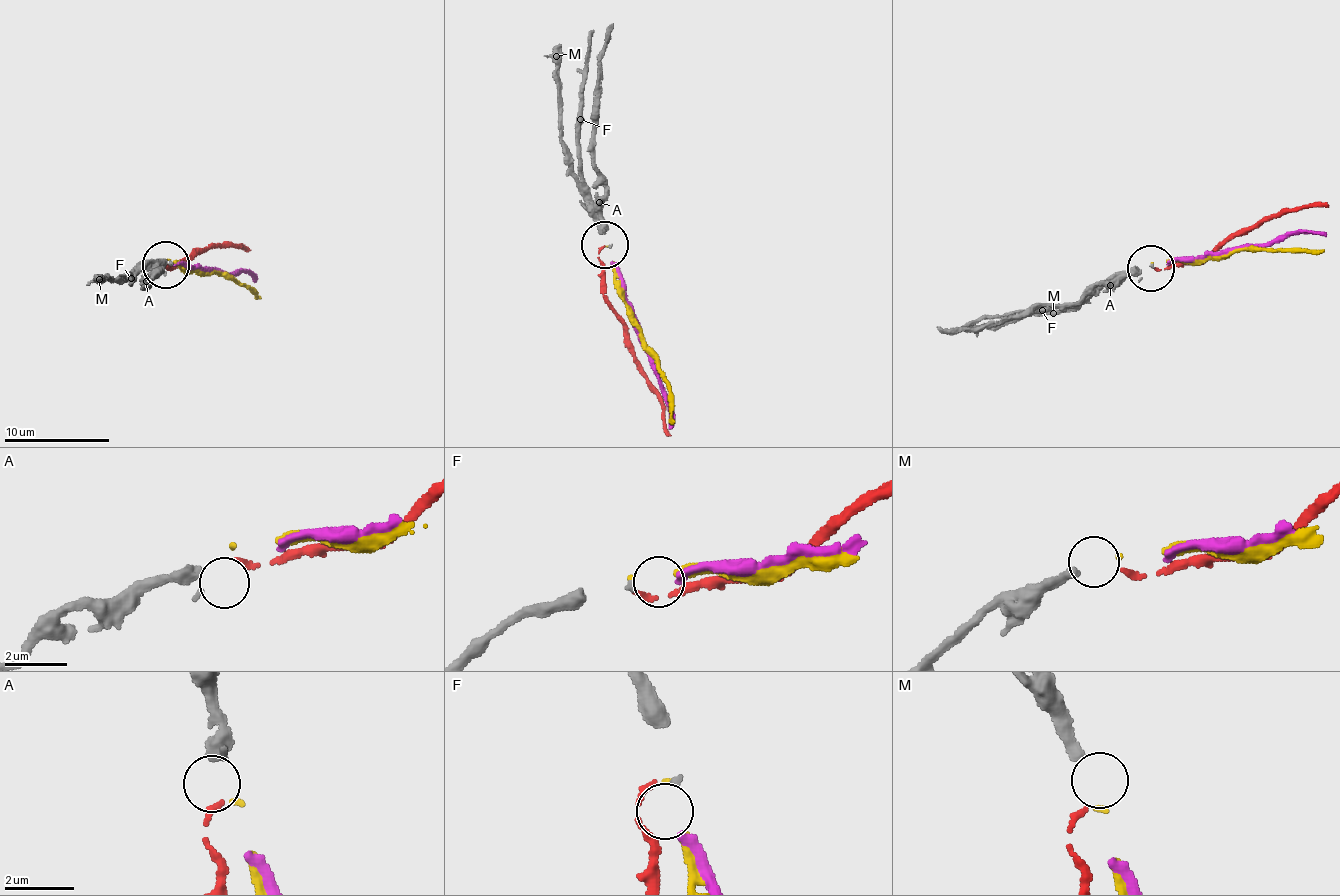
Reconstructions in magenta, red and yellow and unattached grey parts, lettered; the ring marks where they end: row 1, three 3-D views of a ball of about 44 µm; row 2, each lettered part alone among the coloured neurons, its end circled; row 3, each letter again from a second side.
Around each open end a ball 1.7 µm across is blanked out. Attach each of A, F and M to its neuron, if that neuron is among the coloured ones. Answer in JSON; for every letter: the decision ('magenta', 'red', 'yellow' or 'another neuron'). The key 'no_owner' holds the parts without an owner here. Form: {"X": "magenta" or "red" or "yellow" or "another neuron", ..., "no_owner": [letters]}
{"A": "red", "F": "magenta", "M": "yellow", "no_owner": []}

